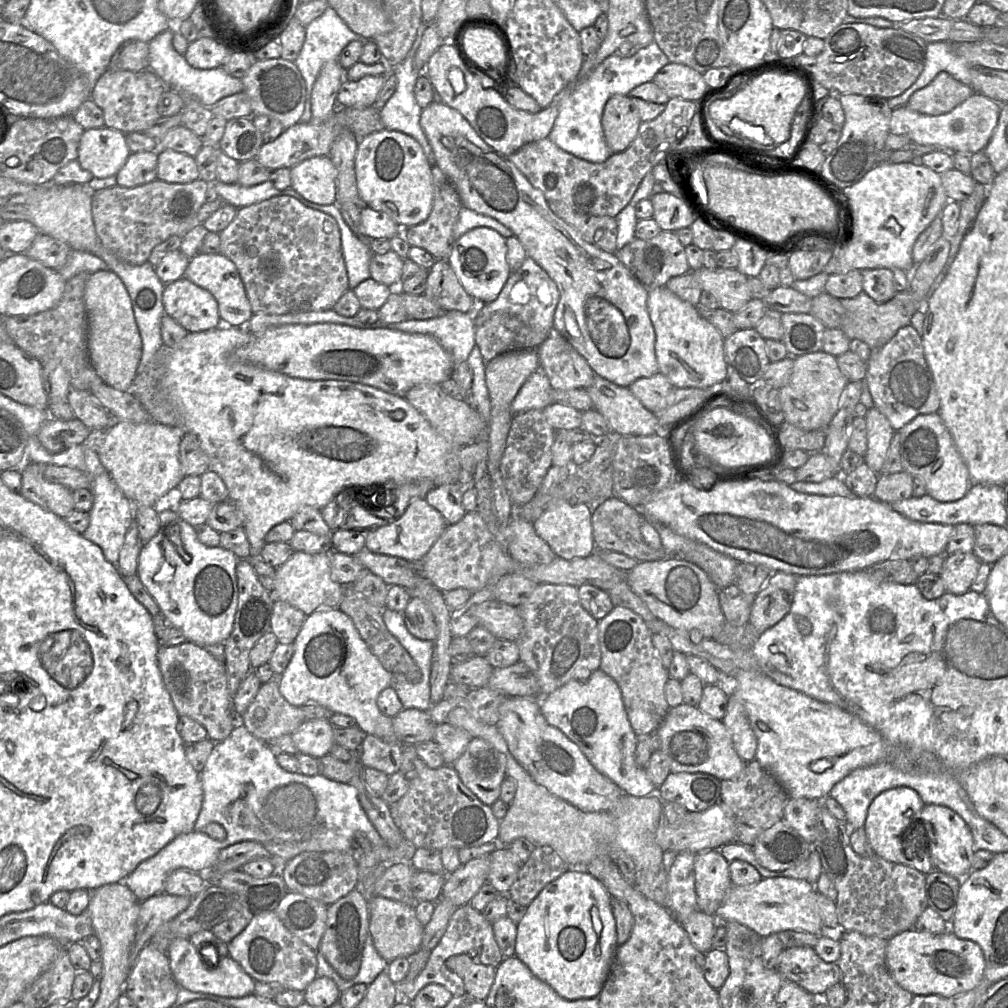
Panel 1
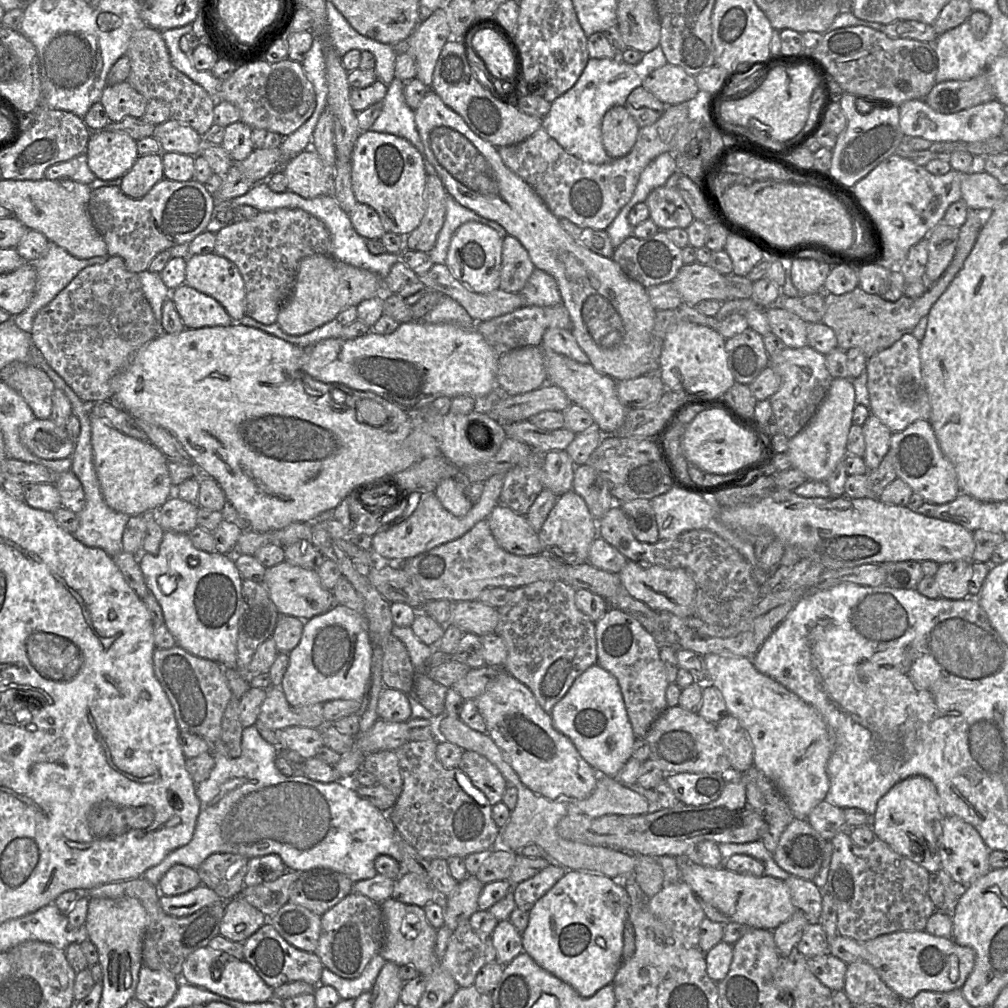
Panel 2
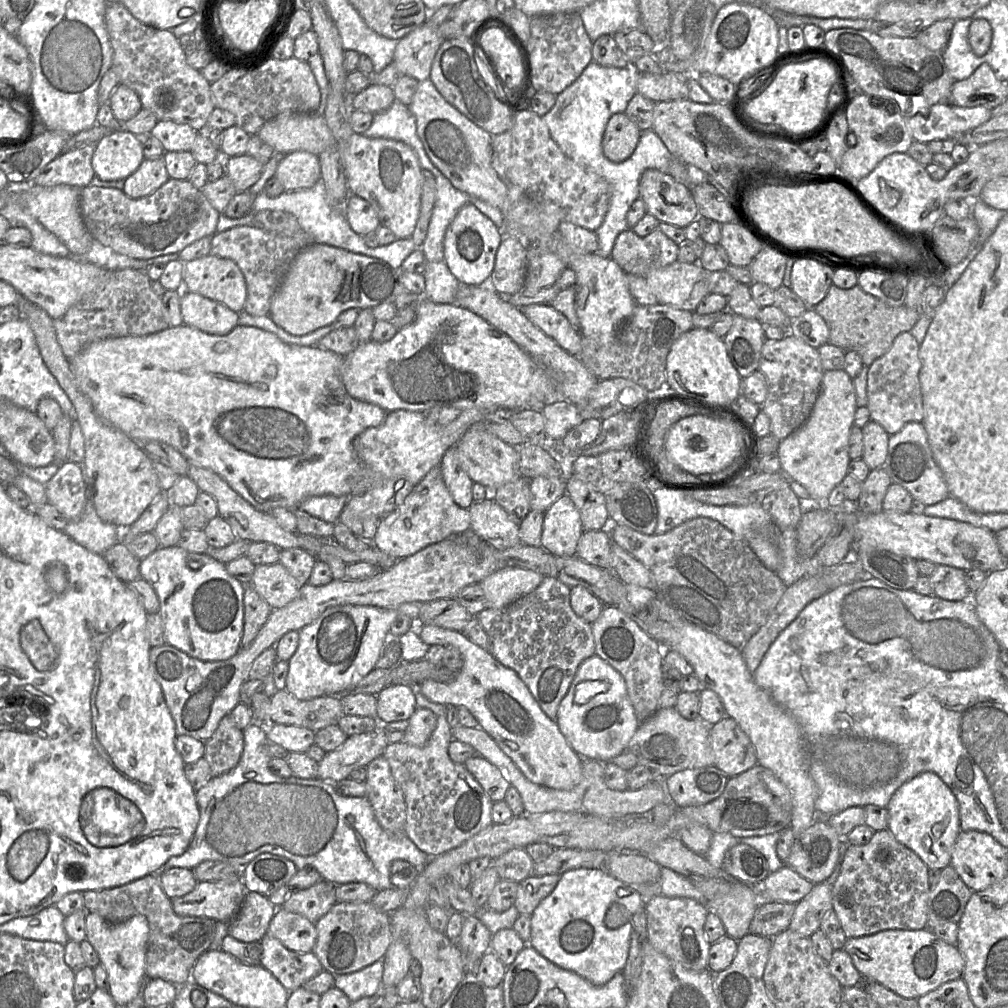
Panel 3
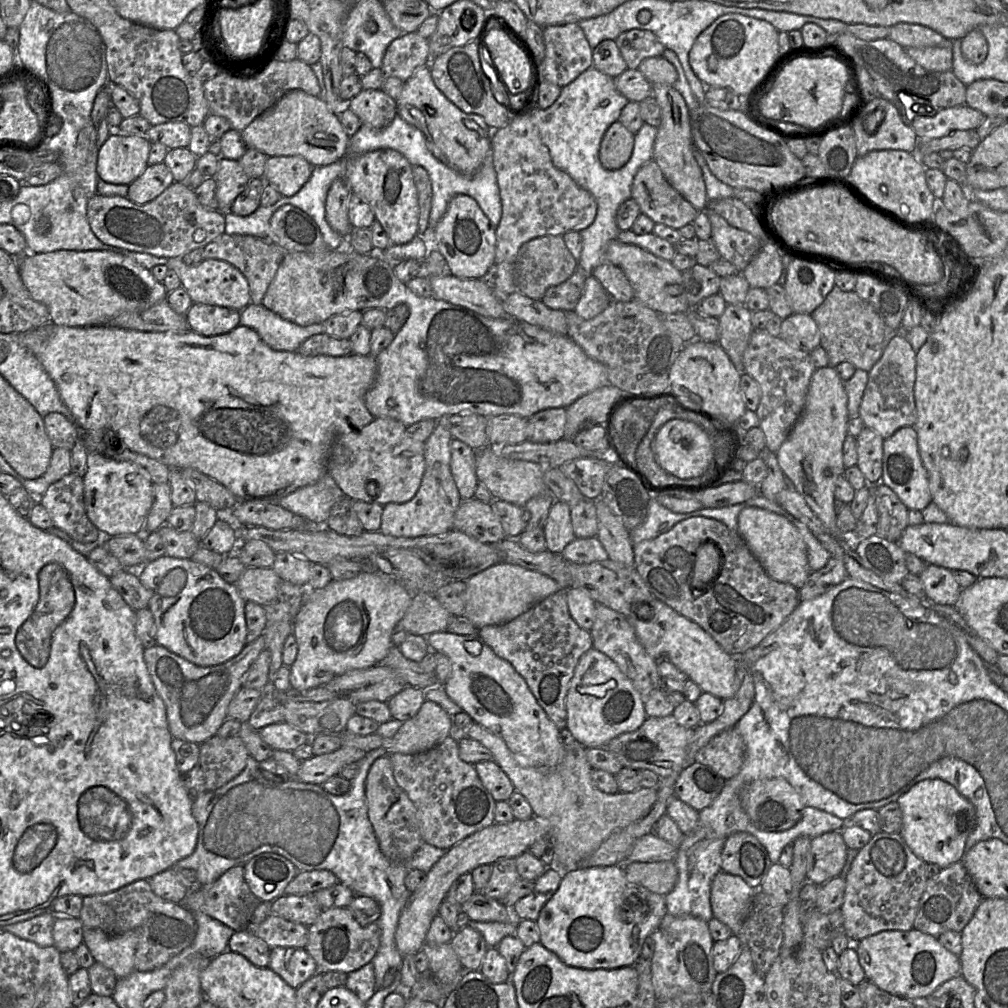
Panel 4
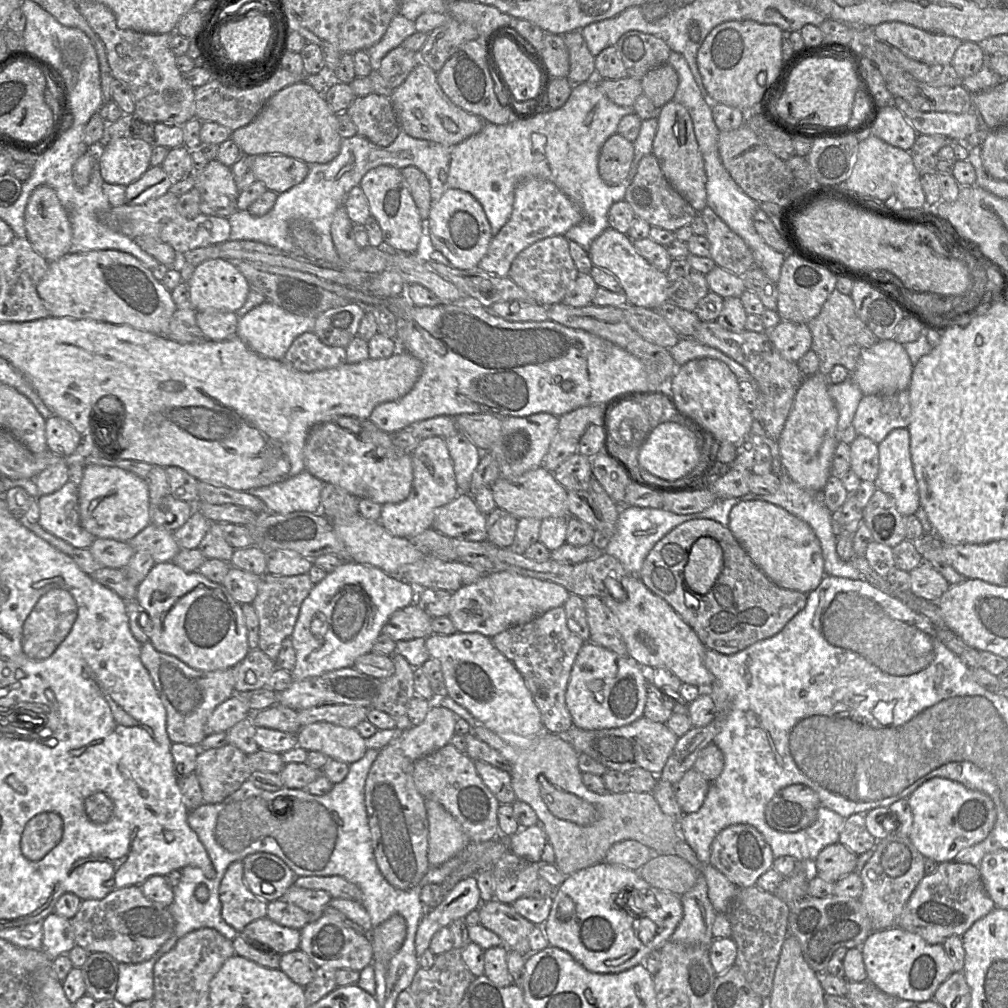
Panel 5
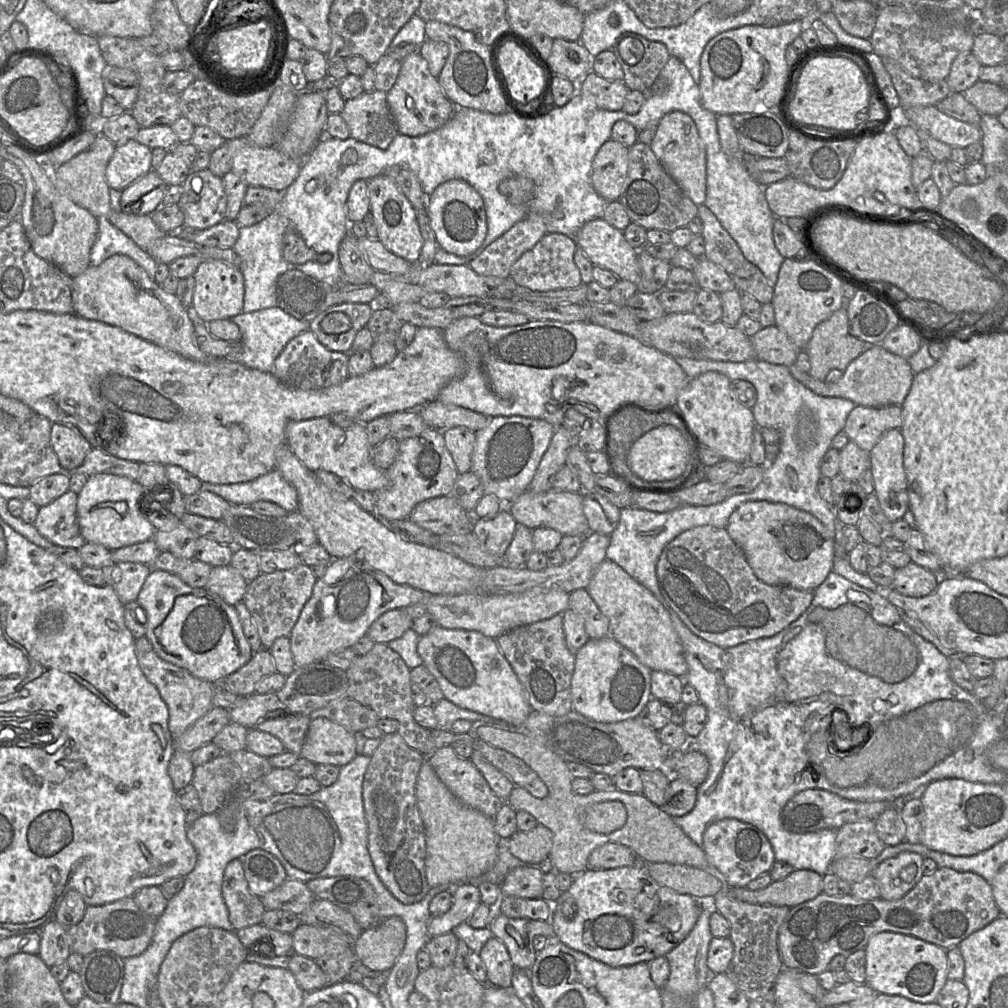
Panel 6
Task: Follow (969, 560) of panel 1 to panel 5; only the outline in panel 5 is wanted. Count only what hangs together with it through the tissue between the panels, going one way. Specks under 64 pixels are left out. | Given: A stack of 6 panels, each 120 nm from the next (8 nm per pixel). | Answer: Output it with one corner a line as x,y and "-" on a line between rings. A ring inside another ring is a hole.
923,561
909,572
909,576
910,592
930,602
937,601
950,586
934,567

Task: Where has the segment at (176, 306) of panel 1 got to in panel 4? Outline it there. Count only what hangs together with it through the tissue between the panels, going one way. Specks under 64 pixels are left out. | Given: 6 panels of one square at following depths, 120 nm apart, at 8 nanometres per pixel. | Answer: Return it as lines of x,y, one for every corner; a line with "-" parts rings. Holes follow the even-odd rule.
193,303
185,314
188,327
197,334
216,336
240,325
240,311
223,306

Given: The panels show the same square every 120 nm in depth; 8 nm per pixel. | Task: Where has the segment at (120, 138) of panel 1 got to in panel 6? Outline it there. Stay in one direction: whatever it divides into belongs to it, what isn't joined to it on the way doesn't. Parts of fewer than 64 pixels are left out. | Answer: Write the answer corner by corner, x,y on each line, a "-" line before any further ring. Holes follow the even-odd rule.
135,139
115,144
115,151
106,167
105,178
110,188
122,191
153,169
152,150

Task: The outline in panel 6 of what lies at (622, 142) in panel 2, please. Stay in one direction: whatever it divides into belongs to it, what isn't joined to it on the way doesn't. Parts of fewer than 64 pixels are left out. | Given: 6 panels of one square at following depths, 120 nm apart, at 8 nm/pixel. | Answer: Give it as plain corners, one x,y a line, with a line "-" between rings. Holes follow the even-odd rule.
610,139
598,150
592,161
592,185
607,202
617,201
628,174
629,148

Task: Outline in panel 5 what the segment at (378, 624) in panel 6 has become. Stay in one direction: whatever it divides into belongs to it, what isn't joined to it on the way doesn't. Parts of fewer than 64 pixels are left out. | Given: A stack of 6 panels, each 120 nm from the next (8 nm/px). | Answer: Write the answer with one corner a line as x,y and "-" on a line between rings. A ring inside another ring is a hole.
416,603
395,612
382,630
395,642
427,638
433,634
432,617

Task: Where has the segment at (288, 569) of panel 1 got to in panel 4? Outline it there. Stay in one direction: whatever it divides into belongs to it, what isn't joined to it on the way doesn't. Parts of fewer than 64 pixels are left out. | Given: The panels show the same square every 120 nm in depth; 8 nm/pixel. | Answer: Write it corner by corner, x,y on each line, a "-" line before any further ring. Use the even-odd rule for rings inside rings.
246,568
235,586
246,601
255,602
263,607
272,603
278,595
282,579
273,568

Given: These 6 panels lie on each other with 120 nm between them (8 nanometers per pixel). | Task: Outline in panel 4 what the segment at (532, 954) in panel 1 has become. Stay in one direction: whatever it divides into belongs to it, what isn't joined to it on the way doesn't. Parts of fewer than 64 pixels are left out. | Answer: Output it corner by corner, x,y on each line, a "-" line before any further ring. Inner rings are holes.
623,865
580,868
563,873
557,891
541,909
536,920
540,933
539,943
555,953
565,964
577,968
592,970
633,966
641,957
645,939
659,927
667,912
665,895
629,882
-
632,895
641,900
641,908
629,902

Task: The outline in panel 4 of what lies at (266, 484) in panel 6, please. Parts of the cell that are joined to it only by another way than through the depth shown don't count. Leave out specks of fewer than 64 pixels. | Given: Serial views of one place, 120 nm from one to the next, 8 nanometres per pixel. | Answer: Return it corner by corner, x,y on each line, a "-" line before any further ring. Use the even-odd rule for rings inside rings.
325,474
319,481
281,498
277,504
308,521
325,524
332,507
344,497
347,496
334,479

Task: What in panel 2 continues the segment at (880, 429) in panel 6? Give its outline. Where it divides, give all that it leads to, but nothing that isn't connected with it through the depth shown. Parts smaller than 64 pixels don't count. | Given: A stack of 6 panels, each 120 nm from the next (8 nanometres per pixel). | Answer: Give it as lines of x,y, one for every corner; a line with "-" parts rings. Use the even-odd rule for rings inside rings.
905,334
892,346
868,359
866,372
870,412
892,433
900,432
917,420
929,421
931,407
921,373
920,342

